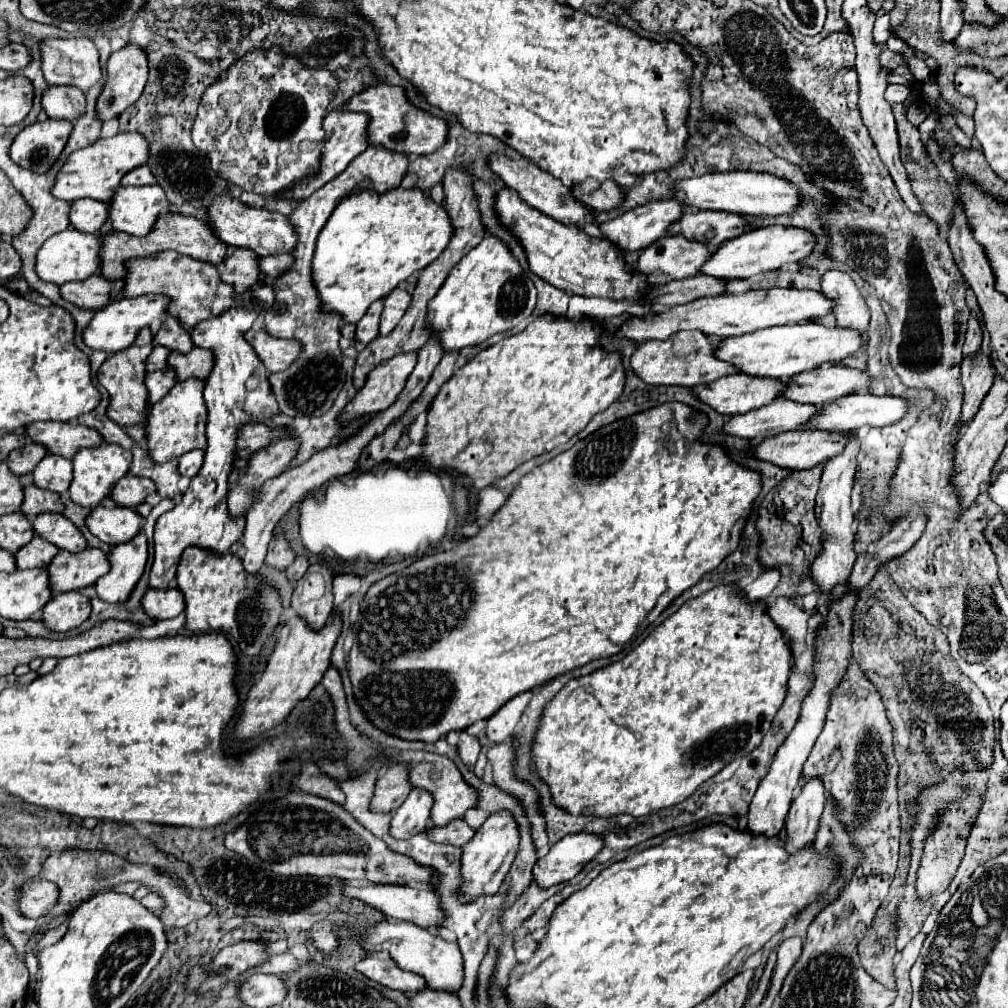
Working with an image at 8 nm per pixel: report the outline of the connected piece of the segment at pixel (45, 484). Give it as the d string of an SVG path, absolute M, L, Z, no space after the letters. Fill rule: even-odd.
M46 455L32 471L32 477L34 485L42 489L66 493L72 483L72 461L60 455Z

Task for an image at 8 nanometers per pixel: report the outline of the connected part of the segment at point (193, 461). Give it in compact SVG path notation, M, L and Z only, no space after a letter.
M194 449L194 451L190 451L190 453L180 457L180 467L178 469L182 469L182 475L194 477L200 471L202 461L204 461L204 451L202 449Z

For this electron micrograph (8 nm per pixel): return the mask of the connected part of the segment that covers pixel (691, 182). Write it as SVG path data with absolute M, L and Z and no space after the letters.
M726 171L726 173L708 173L702 177L686 179L676 185L682 195L682 203L698 209L714 211L732 211L744 215L792 215L802 205L802 191L788 179L776 177L772 173L756 171Z

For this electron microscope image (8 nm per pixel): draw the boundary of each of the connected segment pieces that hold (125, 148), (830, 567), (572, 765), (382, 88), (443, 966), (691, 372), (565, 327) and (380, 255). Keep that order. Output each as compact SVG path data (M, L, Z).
M118 133L110 139L98 139L96 143L84 149L78 149L68 157L66 165L58 173L52 193L64 201L90 197L90 199L108 203L114 197L114 191L120 185L122 177L134 167L146 165L148 157L150 157L150 145L140 133Z
M848 433L850 445L846 445L844 453L834 457L834 461L826 463L820 489L816 497L816 517L822 529L822 551L812 563L812 583L820 587L822 593L830 593L838 585L846 585L850 581L850 573L856 561L854 553L854 531L852 531L852 509L850 509L850 493L854 485L854 469L856 469L856 453L860 449L860 439L854 433Z
M736 583L718 585L700 597L688 599L674 615L670 615L664 623L660 623L636 649L628 651L624 659L614 661L590 675L572 679L564 685L564 689L544 707L536 737L534 737L534 767L538 775L550 785L552 799L556 805L566 809L572 815L598 815L598 817L612 817L618 813L628 813L632 817L650 815L664 807L672 807L688 799L702 783L714 777L722 767L732 763L738 757L748 755L766 735L776 711L782 707L788 677L792 671L792 651L788 641L784 639L782 629L774 623L768 615L768 609L760 601L750 601Z
M388 83L370 85L362 93L354 95L342 109L360 111L370 117L370 125L368 125L370 145L386 145L388 149L408 155L412 153L428 155L440 149L448 139L448 129L450 129L448 121L412 105L406 95L406 89L400 85L388 85Z
M378 923L370 931L360 935L360 941L368 951L388 951L390 957L400 965L404 971L412 971L418 975L424 975L430 989L436 991L448 991L456 993L462 987L464 981L464 965L462 965L462 953L458 949L458 943L446 941L414 923Z
M678 331L666 341L646 341L632 355L632 367L636 375L650 385L704 385L718 377L736 375L738 369L716 357L718 341L710 341L702 331Z
M544 313L544 315L538 315L524 331L520 333L514 333L510 337L504 337L502 341L498 341L496 345L490 345L488 349L482 349L472 361L468 361L464 367L460 367L450 381L446 381L440 389L440 393L436 395L436 399L432 401L430 409L428 409L428 421L426 421L426 439L424 439L424 457L426 461L436 467L436 469L456 469L458 473L464 473L468 475L472 481L474 481L474 489L480 491L488 485L492 485L498 477L504 477L508 475L512 469L516 469L518 465L522 465L524 461L536 457L536 455L542 455L546 451L552 451L554 447L566 443L572 435L576 435L578 431L582 431L590 419L596 415L596 413L602 413L604 409L608 409L624 391L624 385L626 385L626 371L624 371L624 363L622 363L622 353L620 351L606 351L602 345L600 345L600 337L604 335L604 327L602 323L598 321L592 321L588 317L582 317L582 319L568 319L566 315L550 315L550 313Z
M396 187L382 195L366 189L344 197L330 215L324 229L320 231L312 259L312 279L320 293L324 309L340 313L348 323L356 323L364 317L370 303L388 295L398 283L406 281L414 271L420 271L426 265L430 265L446 249L452 235L454 227L450 223L446 207L426 197L422 189Z

